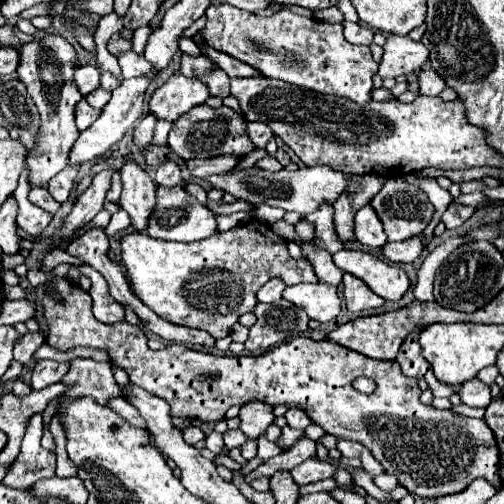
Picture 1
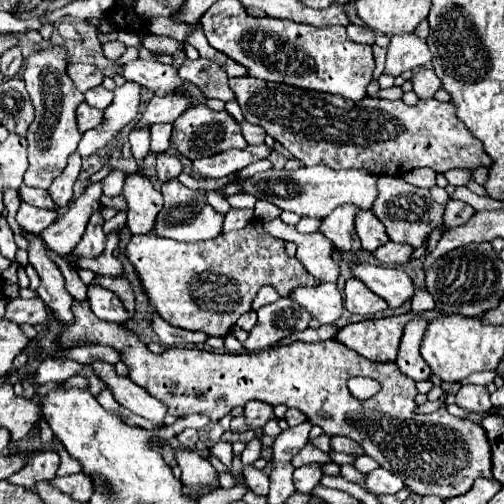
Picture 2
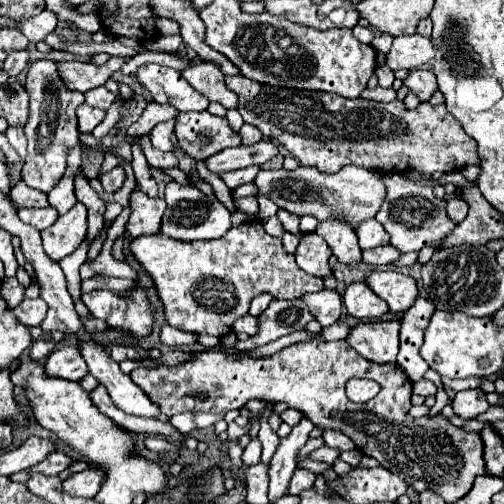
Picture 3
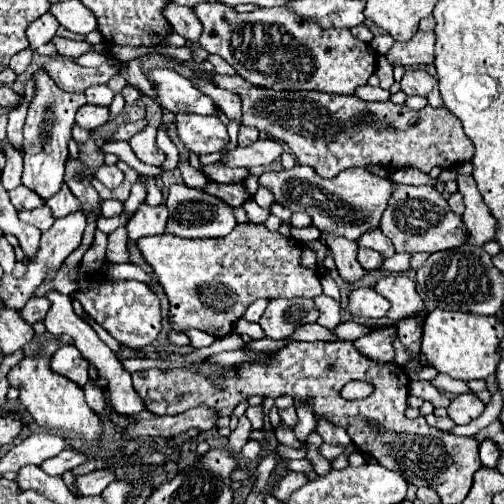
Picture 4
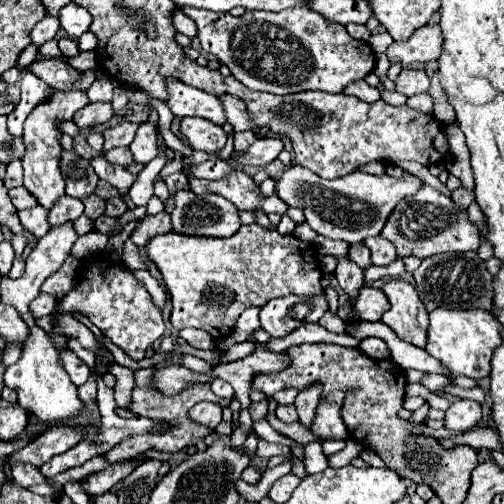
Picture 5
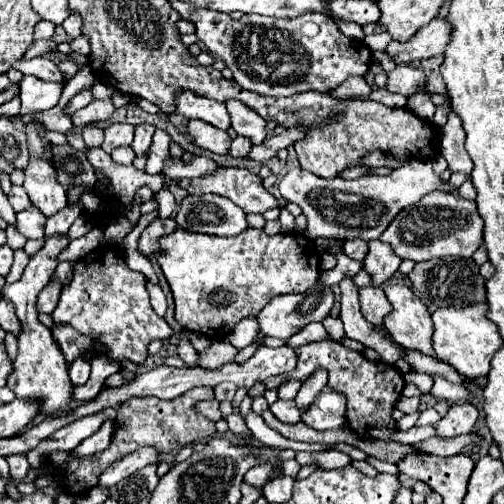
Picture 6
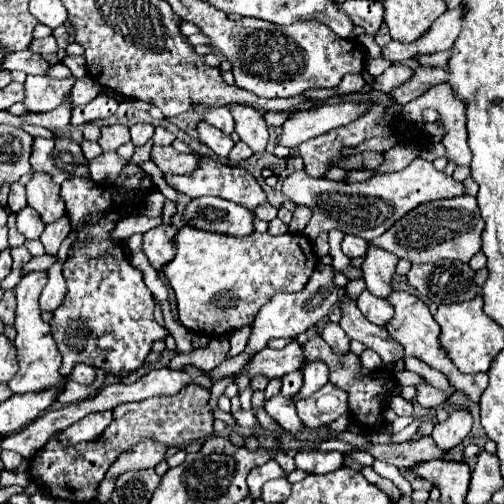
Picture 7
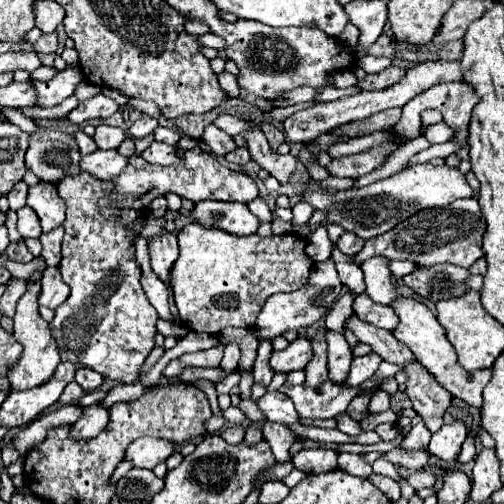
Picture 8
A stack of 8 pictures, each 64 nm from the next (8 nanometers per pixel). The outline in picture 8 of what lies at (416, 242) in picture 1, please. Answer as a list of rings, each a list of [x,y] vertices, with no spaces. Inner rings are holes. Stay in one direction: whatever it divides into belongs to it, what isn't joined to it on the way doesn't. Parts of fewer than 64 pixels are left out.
[[[344,232],[340,238],[338,238],[338,248],[348,254],[348,256],[356,256],[360,252],[360,248],[364,248],[364,240],[358,238],[356,234],[352,232]]]

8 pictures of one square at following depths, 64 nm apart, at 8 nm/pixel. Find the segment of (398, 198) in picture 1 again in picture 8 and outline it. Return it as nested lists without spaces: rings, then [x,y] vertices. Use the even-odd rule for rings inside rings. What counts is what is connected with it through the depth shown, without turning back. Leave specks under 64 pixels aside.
[[[464,198],[448,204],[446,208],[426,208],[400,222],[396,228],[388,230],[382,236],[376,236],[366,242],[364,250],[356,254],[356,264],[372,256],[386,256],[390,260],[410,260],[420,266],[434,266],[440,262],[450,262],[458,266],[472,266],[482,252],[482,234],[486,230],[486,222],[482,218],[480,206],[476,198]]]

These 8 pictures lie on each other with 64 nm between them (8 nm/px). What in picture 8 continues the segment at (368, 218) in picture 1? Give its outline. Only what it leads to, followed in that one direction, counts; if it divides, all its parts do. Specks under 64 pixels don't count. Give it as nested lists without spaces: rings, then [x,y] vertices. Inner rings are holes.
[[[374,256],[372,260],[366,260],[362,264],[364,282],[366,282],[366,294],[378,302],[390,306],[394,298],[398,298],[398,292],[392,284],[392,274],[388,272],[390,260],[384,260],[384,256]]]

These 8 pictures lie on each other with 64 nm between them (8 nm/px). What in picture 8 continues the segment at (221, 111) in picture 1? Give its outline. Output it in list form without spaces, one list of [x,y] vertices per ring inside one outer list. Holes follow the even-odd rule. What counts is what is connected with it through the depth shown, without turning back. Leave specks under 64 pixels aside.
[[[214,124],[206,126],[204,128],[204,134],[202,134],[202,140],[210,146],[210,150],[216,154],[216,156],[226,156],[228,152],[232,152],[236,148],[234,140],[224,134],[220,128],[216,128]]]

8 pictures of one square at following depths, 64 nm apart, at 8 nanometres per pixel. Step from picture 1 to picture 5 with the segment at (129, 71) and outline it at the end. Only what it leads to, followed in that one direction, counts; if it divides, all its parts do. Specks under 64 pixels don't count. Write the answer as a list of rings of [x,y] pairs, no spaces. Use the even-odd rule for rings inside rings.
[[[172,76],[164,78],[166,80],[166,92],[168,92],[168,108],[176,116],[200,116],[206,120],[212,120],[214,124],[224,124],[226,116],[222,110],[222,104],[218,102],[216,96],[198,90],[190,84],[184,84],[182,80],[176,80]]]

